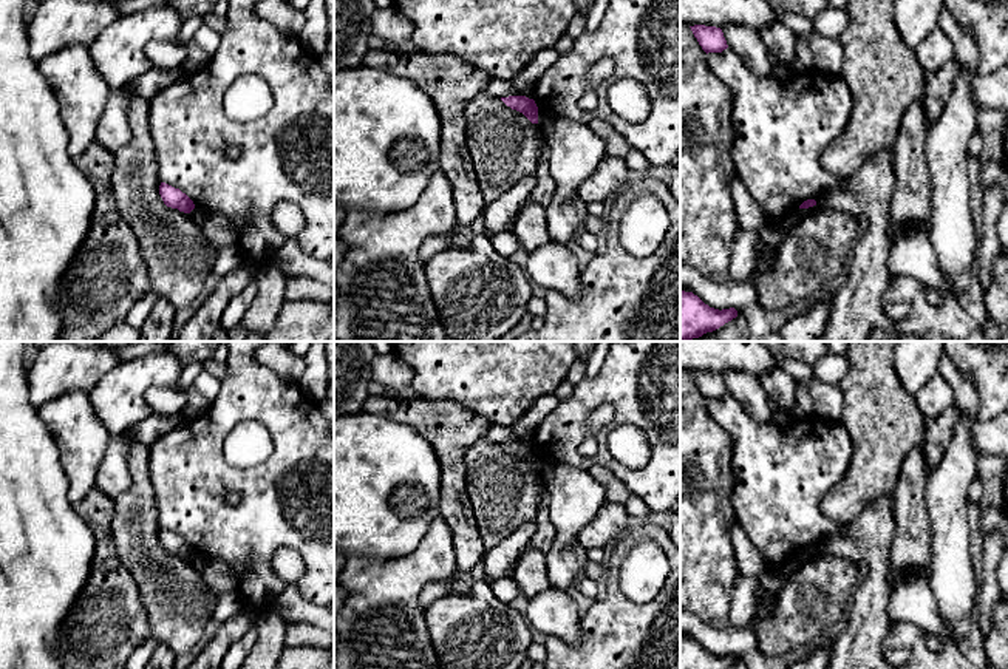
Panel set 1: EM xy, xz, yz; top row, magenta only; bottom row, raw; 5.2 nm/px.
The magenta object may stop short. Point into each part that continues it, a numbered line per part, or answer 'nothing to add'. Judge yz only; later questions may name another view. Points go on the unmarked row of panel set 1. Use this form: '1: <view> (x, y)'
nothing to add

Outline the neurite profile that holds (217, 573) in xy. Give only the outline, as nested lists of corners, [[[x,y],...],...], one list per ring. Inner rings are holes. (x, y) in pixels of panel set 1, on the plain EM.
[[[195,552],[190,558],[193,567],[198,570],[206,586],[216,595],[230,592],[235,584],[233,572],[230,565],[220,559],[204,553]]]

